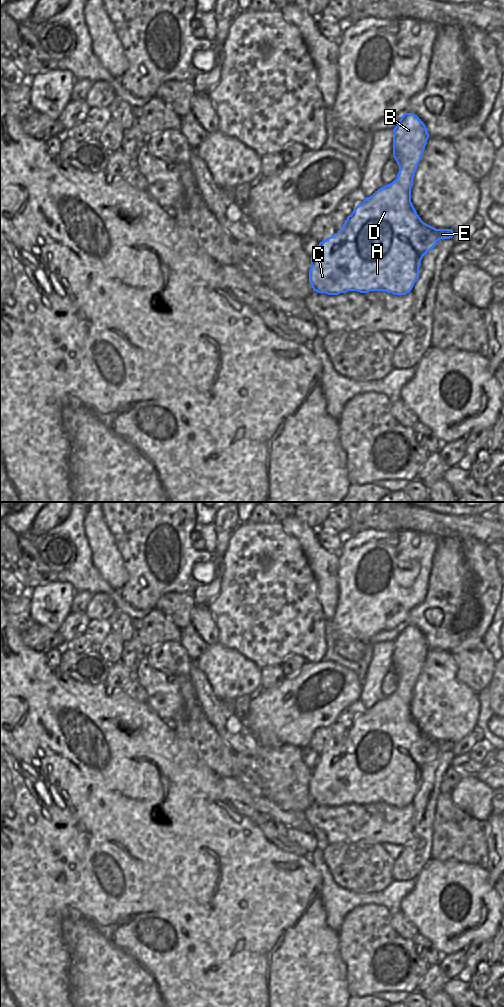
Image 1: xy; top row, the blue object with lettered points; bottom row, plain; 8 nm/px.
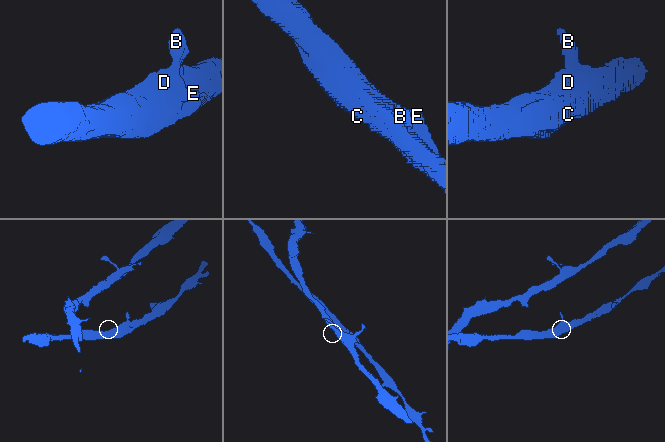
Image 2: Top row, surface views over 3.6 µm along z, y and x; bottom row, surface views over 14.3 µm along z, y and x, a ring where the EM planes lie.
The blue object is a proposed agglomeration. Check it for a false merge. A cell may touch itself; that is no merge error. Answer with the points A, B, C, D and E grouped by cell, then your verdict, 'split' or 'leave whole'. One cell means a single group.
groups A B C D E; leave whole

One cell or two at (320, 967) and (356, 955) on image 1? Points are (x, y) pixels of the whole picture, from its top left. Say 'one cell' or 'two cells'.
two cells

